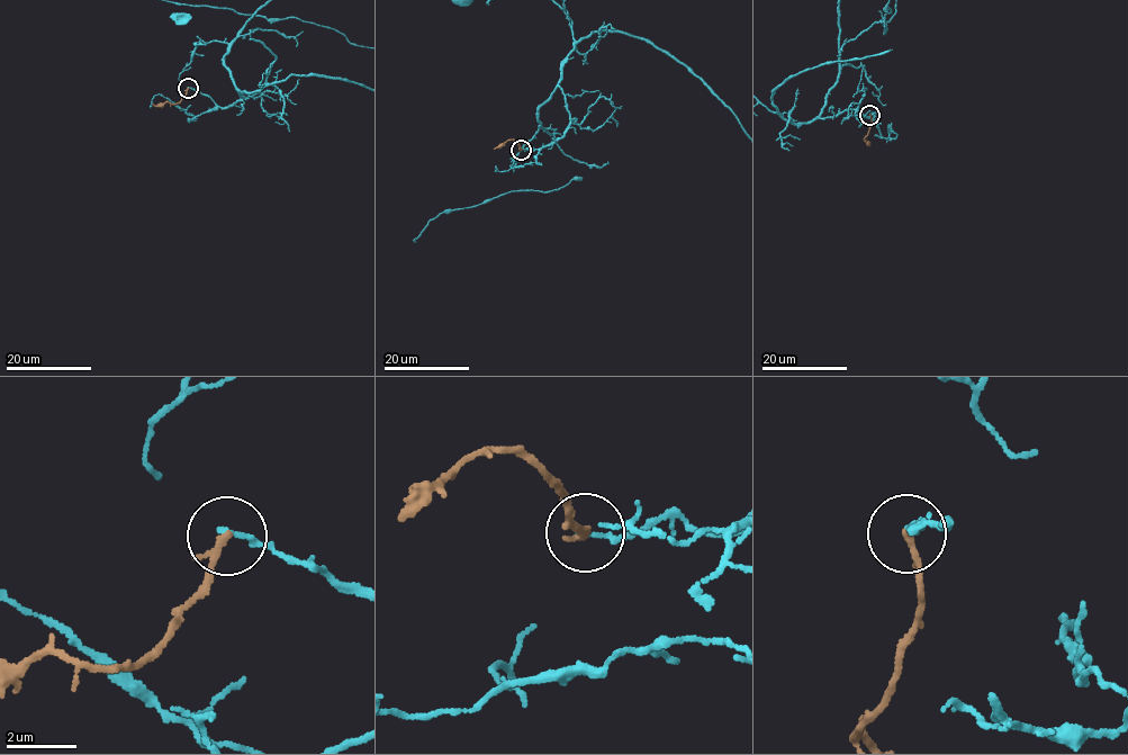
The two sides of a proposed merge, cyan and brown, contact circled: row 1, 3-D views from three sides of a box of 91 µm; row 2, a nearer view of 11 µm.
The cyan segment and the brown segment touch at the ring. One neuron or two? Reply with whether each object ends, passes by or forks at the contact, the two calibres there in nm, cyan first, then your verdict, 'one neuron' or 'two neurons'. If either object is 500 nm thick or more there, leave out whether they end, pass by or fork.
cyan ends; brown ends; calibres 140 and 200 nm; two neurons

